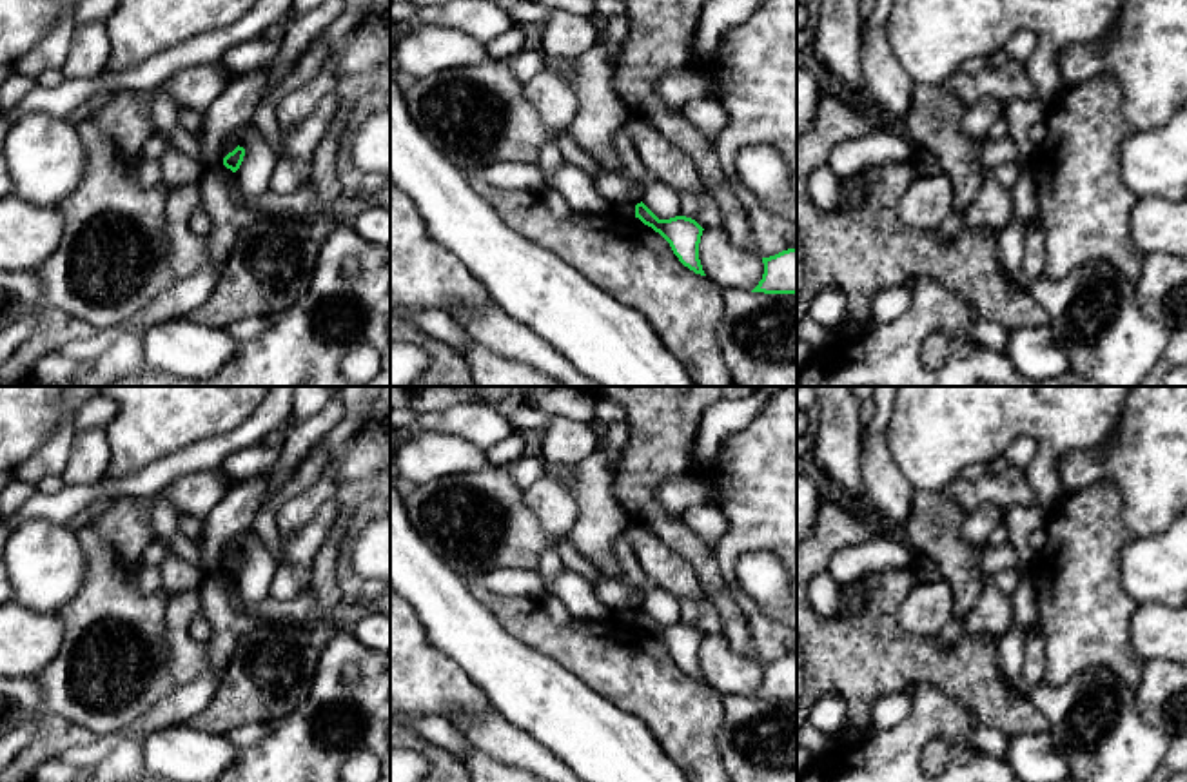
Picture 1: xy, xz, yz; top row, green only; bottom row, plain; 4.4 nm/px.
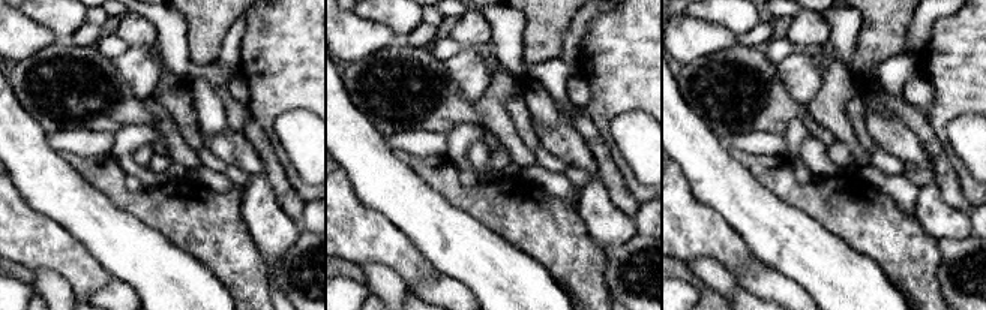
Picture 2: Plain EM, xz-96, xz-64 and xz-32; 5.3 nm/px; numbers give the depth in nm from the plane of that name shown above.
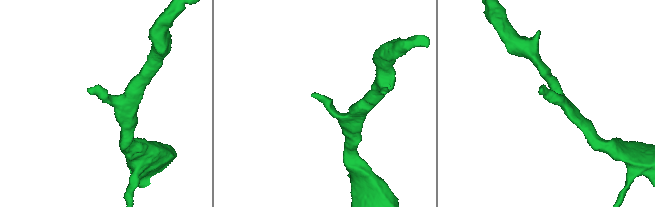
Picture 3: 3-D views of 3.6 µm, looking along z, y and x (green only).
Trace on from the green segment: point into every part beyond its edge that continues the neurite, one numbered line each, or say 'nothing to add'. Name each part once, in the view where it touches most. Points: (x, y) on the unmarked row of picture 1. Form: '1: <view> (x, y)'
nothing to add

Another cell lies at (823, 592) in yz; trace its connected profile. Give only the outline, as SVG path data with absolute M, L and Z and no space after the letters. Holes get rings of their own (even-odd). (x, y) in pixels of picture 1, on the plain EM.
M822 572L809 582L808 597L811 608L822 617L833 617L839 611L839 584L829 575L829 572Z

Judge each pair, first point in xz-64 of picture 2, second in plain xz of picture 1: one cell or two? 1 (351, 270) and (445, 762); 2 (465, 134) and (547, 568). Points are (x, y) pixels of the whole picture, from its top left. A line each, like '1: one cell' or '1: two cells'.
1: one cell
2: one cell

